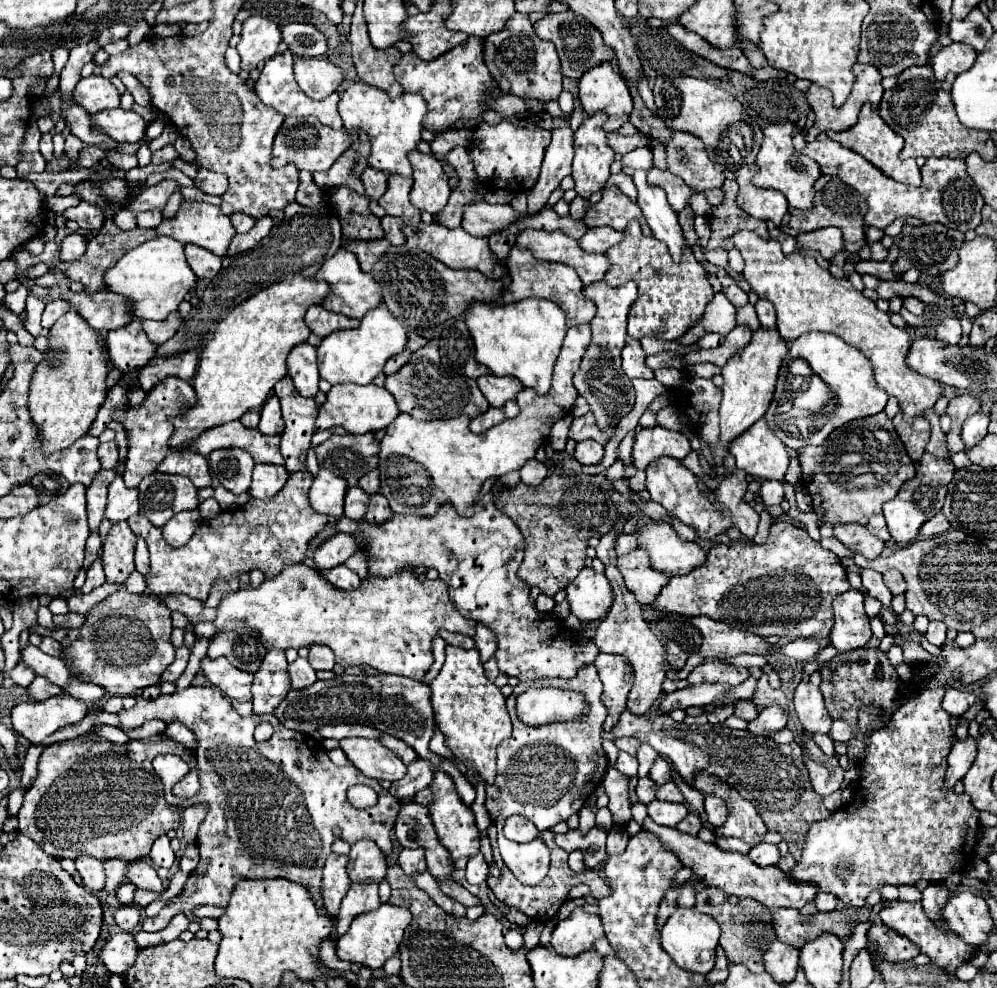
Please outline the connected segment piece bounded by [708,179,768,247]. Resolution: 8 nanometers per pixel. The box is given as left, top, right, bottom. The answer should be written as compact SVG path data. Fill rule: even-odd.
M726 179L722 185L722 191L726 195L724 203L718 205L718 209L712 209L712 213L708 215L710 221L710 229L712 229L712 237L710 241L718 241L718 247L736 231L740 229L748 229L754 231L756 235L768 239L768 231L766 231L766 223L760 219L752 219L748 213L744 213L738 205L736 205L736 193L738 193L738 183L734 179Z

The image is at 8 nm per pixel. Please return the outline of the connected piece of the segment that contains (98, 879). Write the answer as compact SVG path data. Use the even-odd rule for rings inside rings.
M82 855L76 859L76 869L84 881L84 889L90 893L98 893L104 889L106 883L106 873L104 873L104 863L100 859Z

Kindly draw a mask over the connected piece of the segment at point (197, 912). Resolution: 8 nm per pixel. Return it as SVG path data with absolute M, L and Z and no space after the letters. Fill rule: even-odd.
M200 905L200 907L194 907L192 915L194 915L196 919L202 919L202 917L218 919L220 915L224 915L224 909L222 909L222 907L214 907L214 905Z

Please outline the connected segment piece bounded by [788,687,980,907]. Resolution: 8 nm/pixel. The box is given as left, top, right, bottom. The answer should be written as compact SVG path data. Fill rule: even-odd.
M944 687L920 691L894 713L892 729L880 729L868 737L866 759L860 765L866 771L866 777L860 779L854 801L810 827L804 837L802 861L788 871L788 877L802 883L814 883L820 891L836 895L846 905L862 907L866 905L866 897L882 885L914 885L920 879L940 883L952 869L966 869L972 863L980 829L978 811L972 807L966 793L956 795L950 791L948 797L942 795L946 757L952 747L950 715L940 705L942 697Z

